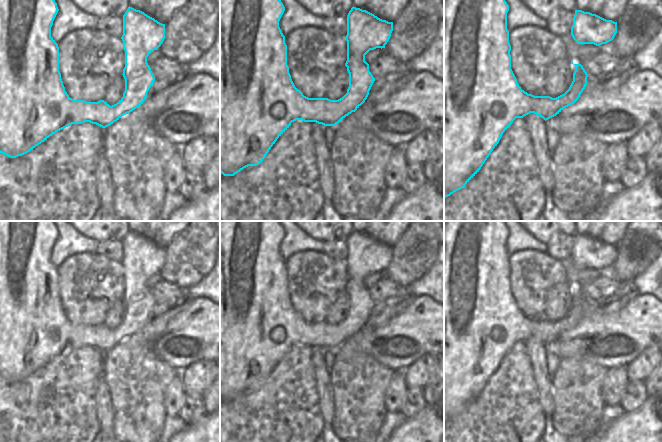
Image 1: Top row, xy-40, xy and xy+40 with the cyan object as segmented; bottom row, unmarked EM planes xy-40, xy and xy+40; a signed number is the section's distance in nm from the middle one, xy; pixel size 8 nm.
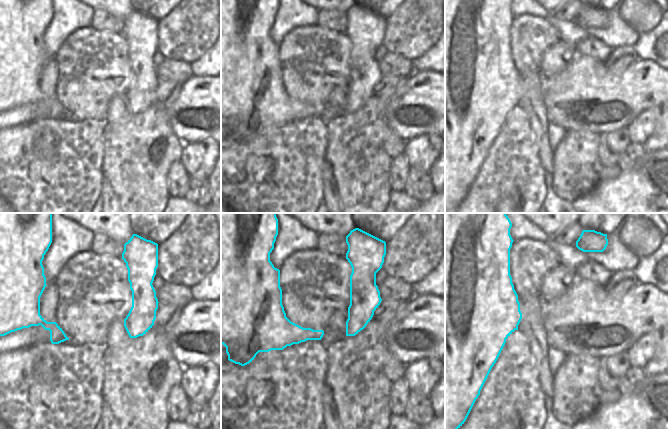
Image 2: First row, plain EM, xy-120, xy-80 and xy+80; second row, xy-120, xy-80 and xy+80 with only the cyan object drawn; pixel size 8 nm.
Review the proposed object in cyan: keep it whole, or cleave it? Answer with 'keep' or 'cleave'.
keep

